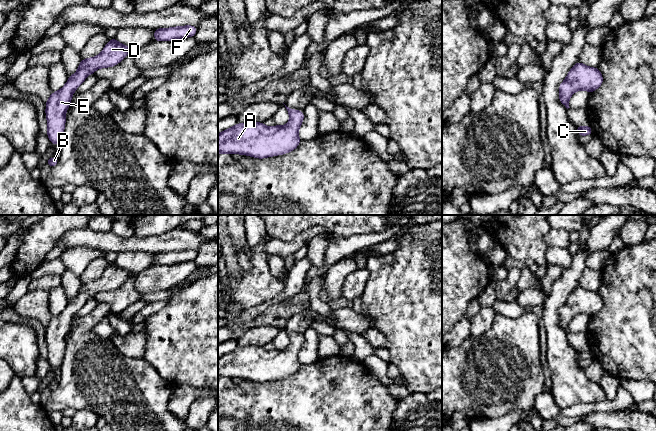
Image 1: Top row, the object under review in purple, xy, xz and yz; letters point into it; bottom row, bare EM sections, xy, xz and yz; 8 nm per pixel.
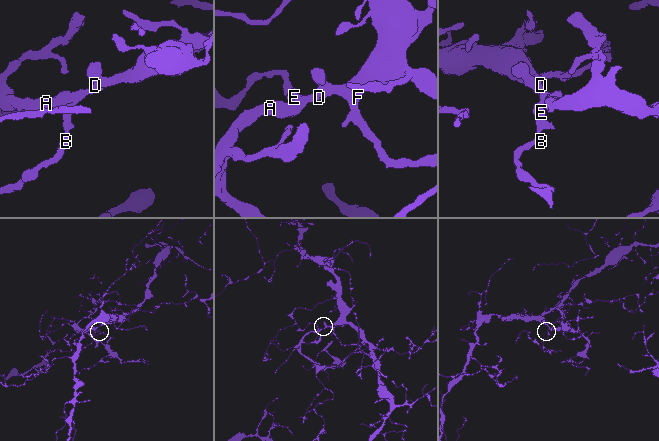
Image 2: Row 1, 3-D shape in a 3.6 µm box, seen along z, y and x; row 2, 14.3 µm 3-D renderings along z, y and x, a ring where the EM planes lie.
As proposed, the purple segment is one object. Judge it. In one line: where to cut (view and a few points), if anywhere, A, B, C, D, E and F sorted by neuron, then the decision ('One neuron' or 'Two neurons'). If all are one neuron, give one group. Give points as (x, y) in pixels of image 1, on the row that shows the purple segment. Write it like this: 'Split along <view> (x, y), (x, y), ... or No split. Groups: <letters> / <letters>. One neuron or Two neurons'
No split. Groups: A B C D E F. One neuron

